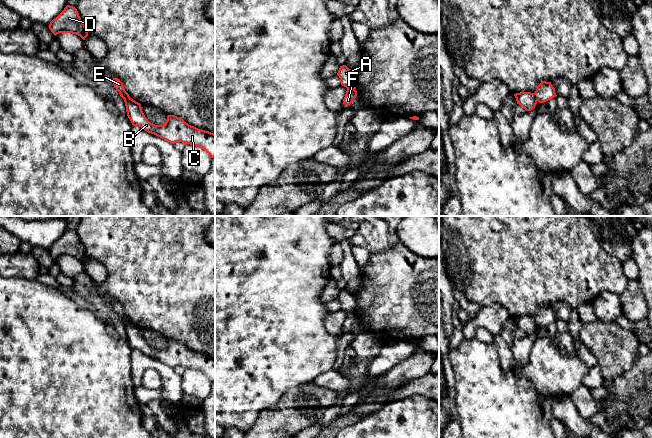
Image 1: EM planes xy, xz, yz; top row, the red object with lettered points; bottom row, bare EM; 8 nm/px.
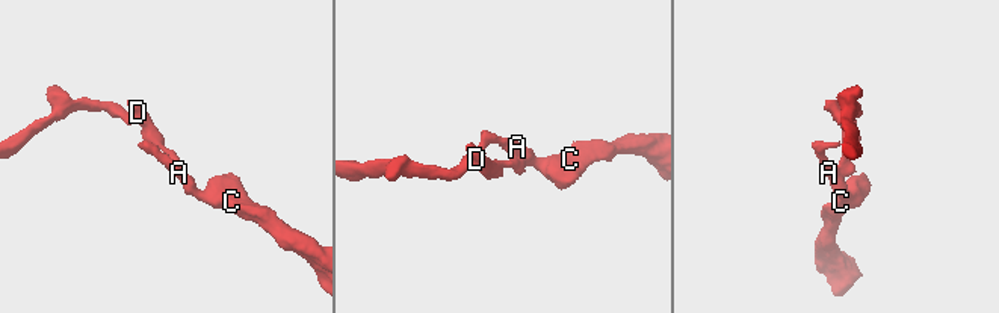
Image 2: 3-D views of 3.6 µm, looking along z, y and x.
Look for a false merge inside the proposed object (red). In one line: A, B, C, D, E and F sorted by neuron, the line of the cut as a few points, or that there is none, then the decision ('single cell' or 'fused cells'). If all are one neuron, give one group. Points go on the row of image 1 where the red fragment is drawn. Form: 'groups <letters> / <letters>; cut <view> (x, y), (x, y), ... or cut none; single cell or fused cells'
groups A B C / D E F; cut xy (121, 95), (129, 98); fused cells

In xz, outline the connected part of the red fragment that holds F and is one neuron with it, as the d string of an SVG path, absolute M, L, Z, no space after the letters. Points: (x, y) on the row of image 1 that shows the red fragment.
M347 89L345 97L343 99L343 104L350 105L357 96L357 91L355 89Z

